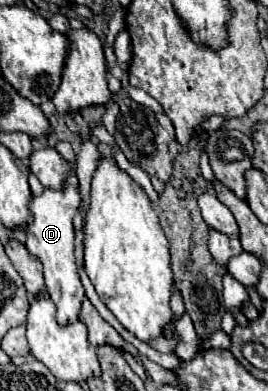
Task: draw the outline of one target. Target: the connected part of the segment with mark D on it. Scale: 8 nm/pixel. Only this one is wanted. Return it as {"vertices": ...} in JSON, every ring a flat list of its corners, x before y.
{"vertices":[[71,167,63,189,45,189,41,197,33,197,29,211,31,211,31,223,27,225,27,249,31,255,39,257,43,263,43,275,45,275,45,289,53,303,57,305,57,319,61,325,71,323,79,319,81,301,85,297,85,289,79,281,75,255,73,255,73,217,81,205,81,193,79,193,79,179,75,173,75,167]]}

